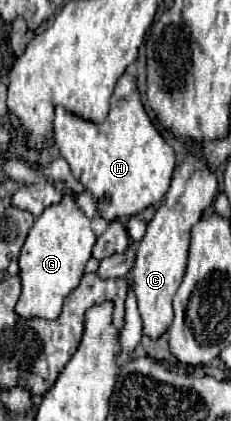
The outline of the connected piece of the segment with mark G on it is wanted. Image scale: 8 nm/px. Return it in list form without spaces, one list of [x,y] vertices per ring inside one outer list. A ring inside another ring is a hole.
[[[66,187],[62,201],[44,209],[30,229],[22,247],[18,265],[22,277],[22,295],[16,305],[16,313],[22,317],[56,319],[60,315],[66,295],[80,283],[84,265],[92,255],[96,233],[90,227],[90,219],[76,203],[76,193]]]

